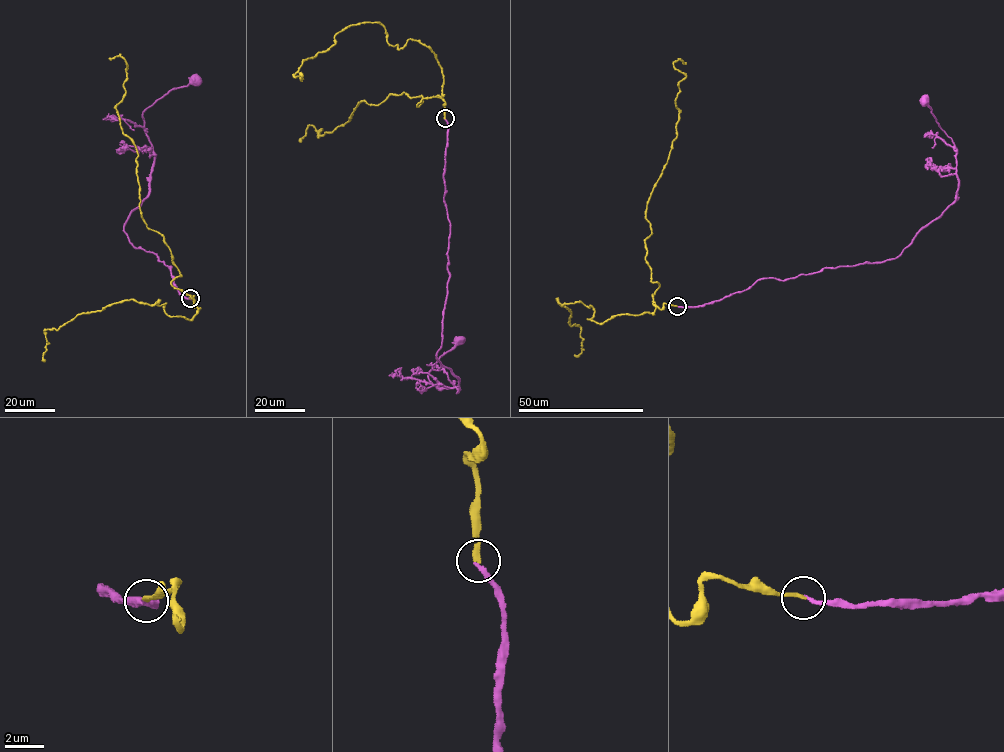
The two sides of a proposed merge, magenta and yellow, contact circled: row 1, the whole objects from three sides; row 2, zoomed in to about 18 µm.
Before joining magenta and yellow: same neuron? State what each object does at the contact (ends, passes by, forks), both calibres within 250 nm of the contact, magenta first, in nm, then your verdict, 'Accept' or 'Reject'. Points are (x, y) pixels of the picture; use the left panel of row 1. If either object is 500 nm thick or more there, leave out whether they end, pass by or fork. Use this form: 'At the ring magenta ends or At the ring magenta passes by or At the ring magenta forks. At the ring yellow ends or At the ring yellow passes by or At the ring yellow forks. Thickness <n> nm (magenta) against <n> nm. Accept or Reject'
At the ring magenta ends. At the ring yellow ends. Thickness 200 nm (magenta) against 220 nm. Accept

